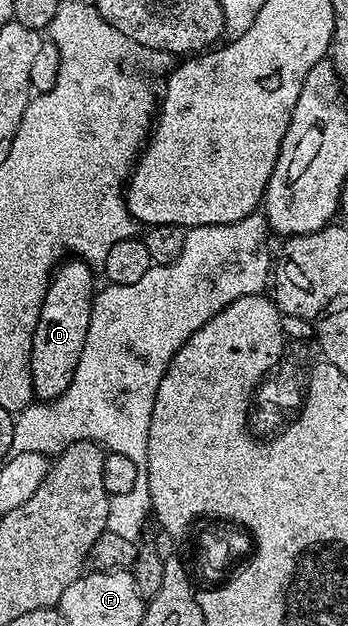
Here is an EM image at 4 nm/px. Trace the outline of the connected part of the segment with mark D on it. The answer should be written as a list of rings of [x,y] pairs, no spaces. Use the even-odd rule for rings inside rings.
[[[70,257],[59,262],[53,272],[50,285],[32,333],[32,385],[34,398],[38,401],[58,399],[72,385],[76,365],[80,365],[80,353],[84,349],[84,337],[88,337],[88,321],[92,317],[92,305],[96,294],[91,264]]]

